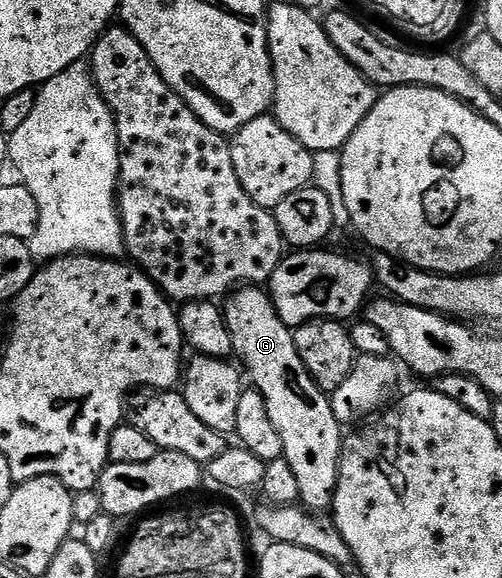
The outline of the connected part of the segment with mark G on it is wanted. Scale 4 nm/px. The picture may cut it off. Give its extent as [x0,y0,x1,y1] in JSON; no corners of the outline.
[223,285,343,513]

